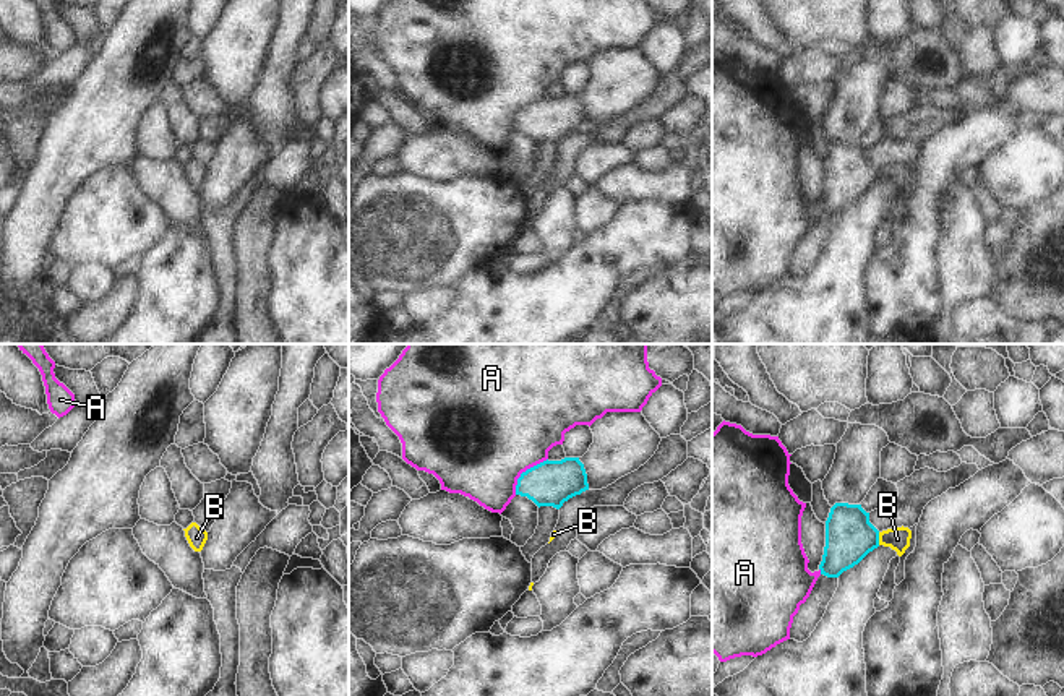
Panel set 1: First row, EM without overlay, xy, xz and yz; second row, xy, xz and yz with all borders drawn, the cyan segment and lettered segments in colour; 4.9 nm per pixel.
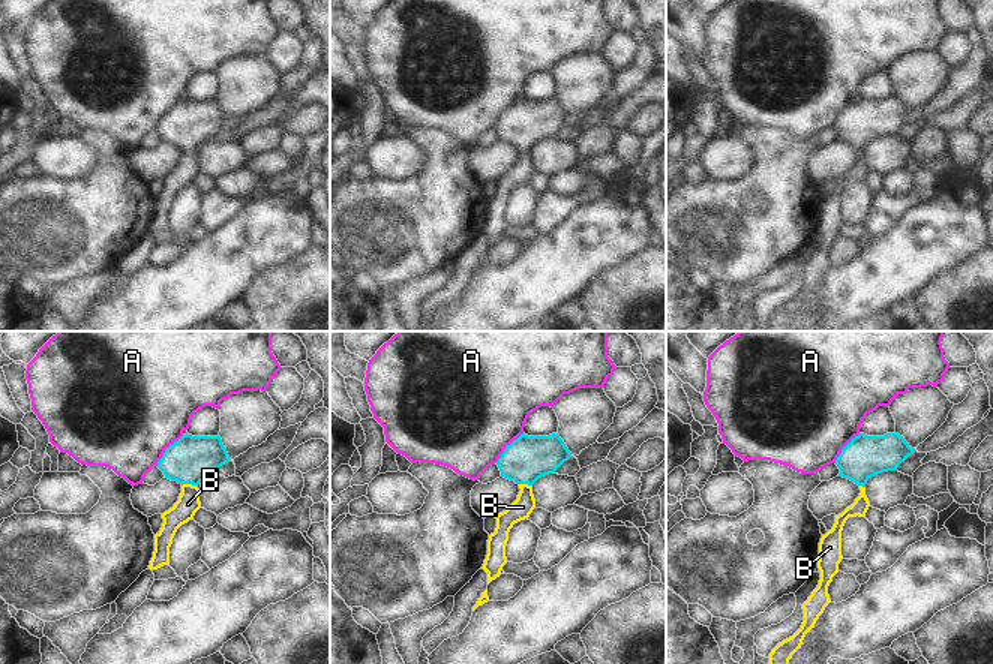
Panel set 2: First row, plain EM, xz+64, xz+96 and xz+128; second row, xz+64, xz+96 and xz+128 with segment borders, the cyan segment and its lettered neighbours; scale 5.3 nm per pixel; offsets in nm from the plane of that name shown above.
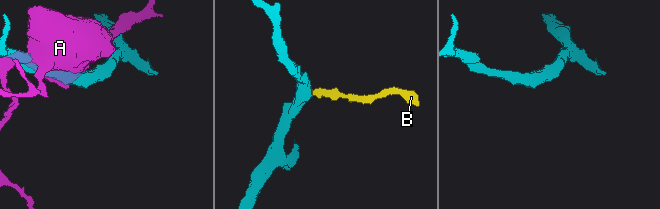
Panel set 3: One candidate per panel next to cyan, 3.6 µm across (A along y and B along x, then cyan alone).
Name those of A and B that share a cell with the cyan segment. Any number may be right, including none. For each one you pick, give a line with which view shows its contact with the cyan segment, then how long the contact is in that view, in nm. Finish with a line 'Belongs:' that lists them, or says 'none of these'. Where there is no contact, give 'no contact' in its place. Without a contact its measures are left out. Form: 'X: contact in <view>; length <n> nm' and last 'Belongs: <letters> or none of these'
B: contact in yz; length 60 nm
Belongs: B

